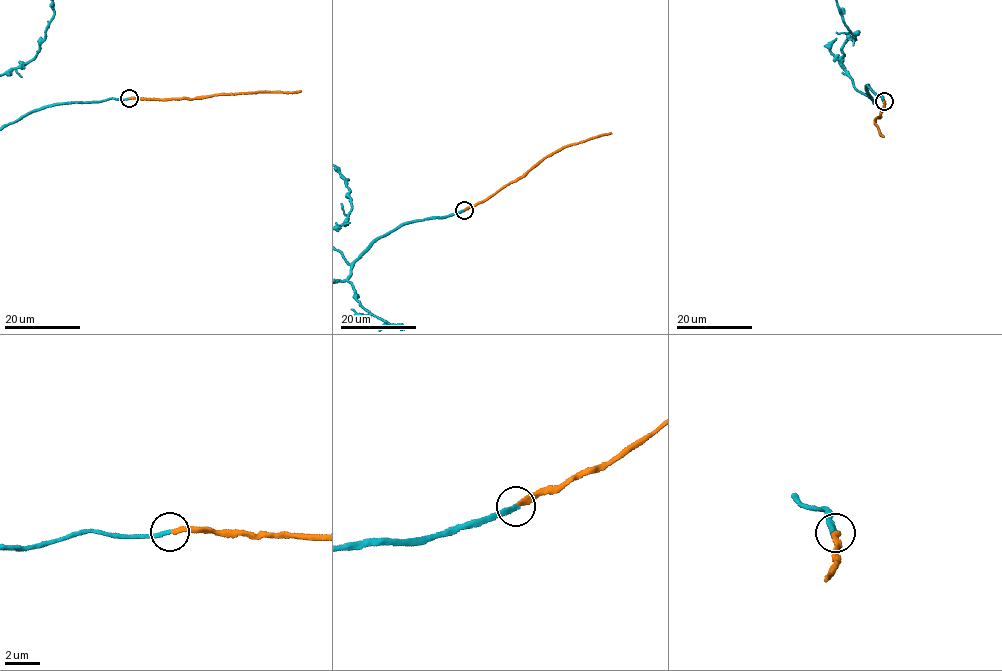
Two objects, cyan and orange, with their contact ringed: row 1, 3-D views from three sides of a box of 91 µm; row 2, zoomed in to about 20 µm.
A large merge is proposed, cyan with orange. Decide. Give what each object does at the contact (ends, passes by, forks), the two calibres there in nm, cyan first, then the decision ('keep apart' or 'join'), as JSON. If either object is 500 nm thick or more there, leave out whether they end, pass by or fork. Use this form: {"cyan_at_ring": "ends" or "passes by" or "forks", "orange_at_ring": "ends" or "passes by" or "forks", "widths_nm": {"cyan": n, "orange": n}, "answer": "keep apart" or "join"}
{"cyan_at_ring": "ends", "orange_at_ring": "ends", "widths_nm": {"cyan": 260, "orange": 260}, "answer": "join"}

